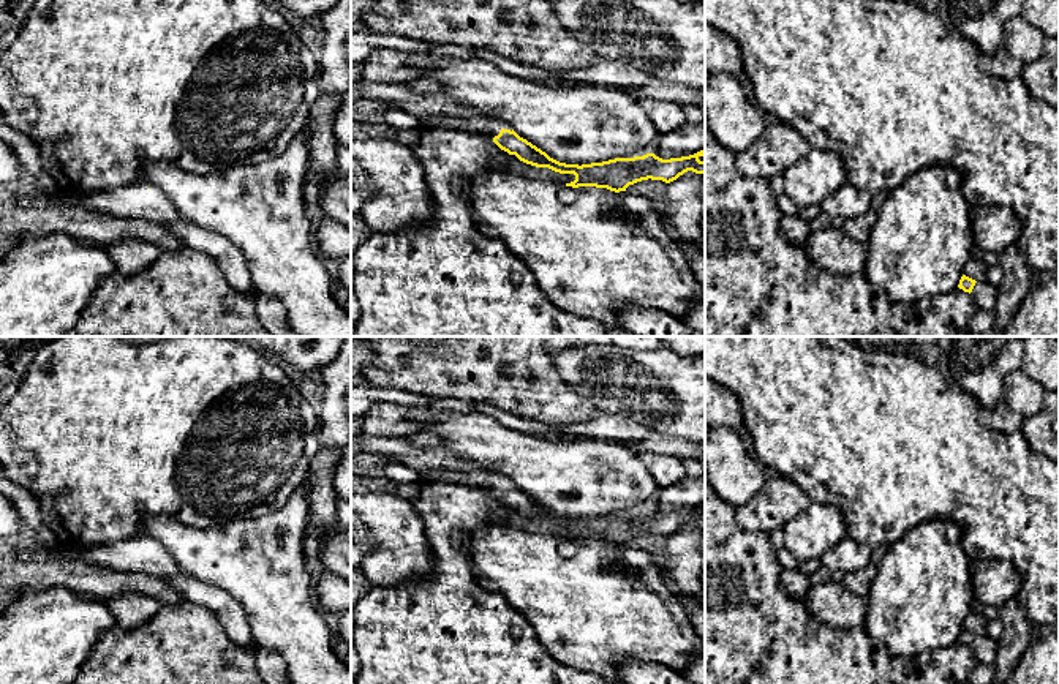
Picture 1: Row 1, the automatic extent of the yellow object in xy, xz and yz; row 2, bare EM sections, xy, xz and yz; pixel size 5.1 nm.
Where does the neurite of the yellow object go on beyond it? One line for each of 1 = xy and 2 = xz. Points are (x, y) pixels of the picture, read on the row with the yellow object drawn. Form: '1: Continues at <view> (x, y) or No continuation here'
1: Continues at xy (135, 201)
2: Continues at xz (435, 109)

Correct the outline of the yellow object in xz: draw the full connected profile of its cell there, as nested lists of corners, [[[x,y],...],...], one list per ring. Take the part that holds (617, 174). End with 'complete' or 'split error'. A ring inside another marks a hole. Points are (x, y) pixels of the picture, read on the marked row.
[[[408,82],[373,85],[365,92],[364,98],[384,101],[395,111],[405,111],[428,128],[449,125],[484,134],[496,147],[509,155],[515,155],[526,164],[548,167],[560,174],[574,174],[575,180],[566,183],[566,186],[572,188],[596,186],[620,193],[626,191],[629,185],[648,179],[670,183],[688,171],[705,174],[705,160],[699,160],[705,155],[705,150],[670,160],[646,153],[643,156],[615,158],[582,166],[560,163],[520,137],[506,122],[485,115],[443,92],[417,95],[409,90]]] | split error

